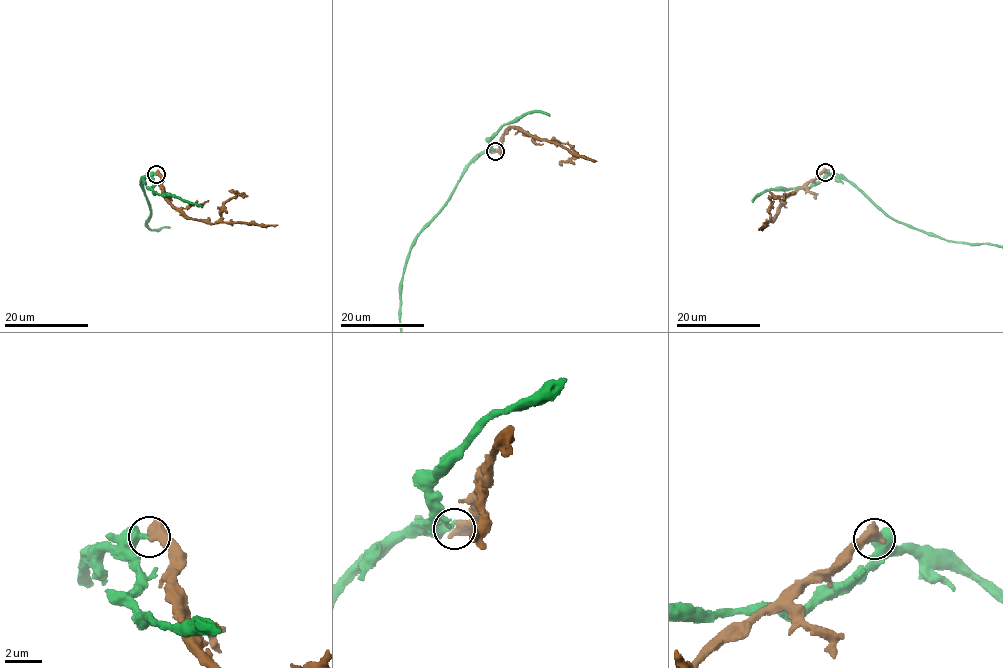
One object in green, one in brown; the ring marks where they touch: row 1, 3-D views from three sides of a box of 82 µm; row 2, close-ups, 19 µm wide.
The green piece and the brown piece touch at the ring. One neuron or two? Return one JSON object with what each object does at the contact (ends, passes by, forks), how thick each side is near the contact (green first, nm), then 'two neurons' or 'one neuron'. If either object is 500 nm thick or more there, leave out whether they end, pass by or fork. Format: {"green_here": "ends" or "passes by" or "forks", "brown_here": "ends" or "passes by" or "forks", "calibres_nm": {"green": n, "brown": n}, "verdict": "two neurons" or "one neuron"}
{"calibres_nm": {"green": 480, "brown": 600}, "verdict": "two neurons"}

